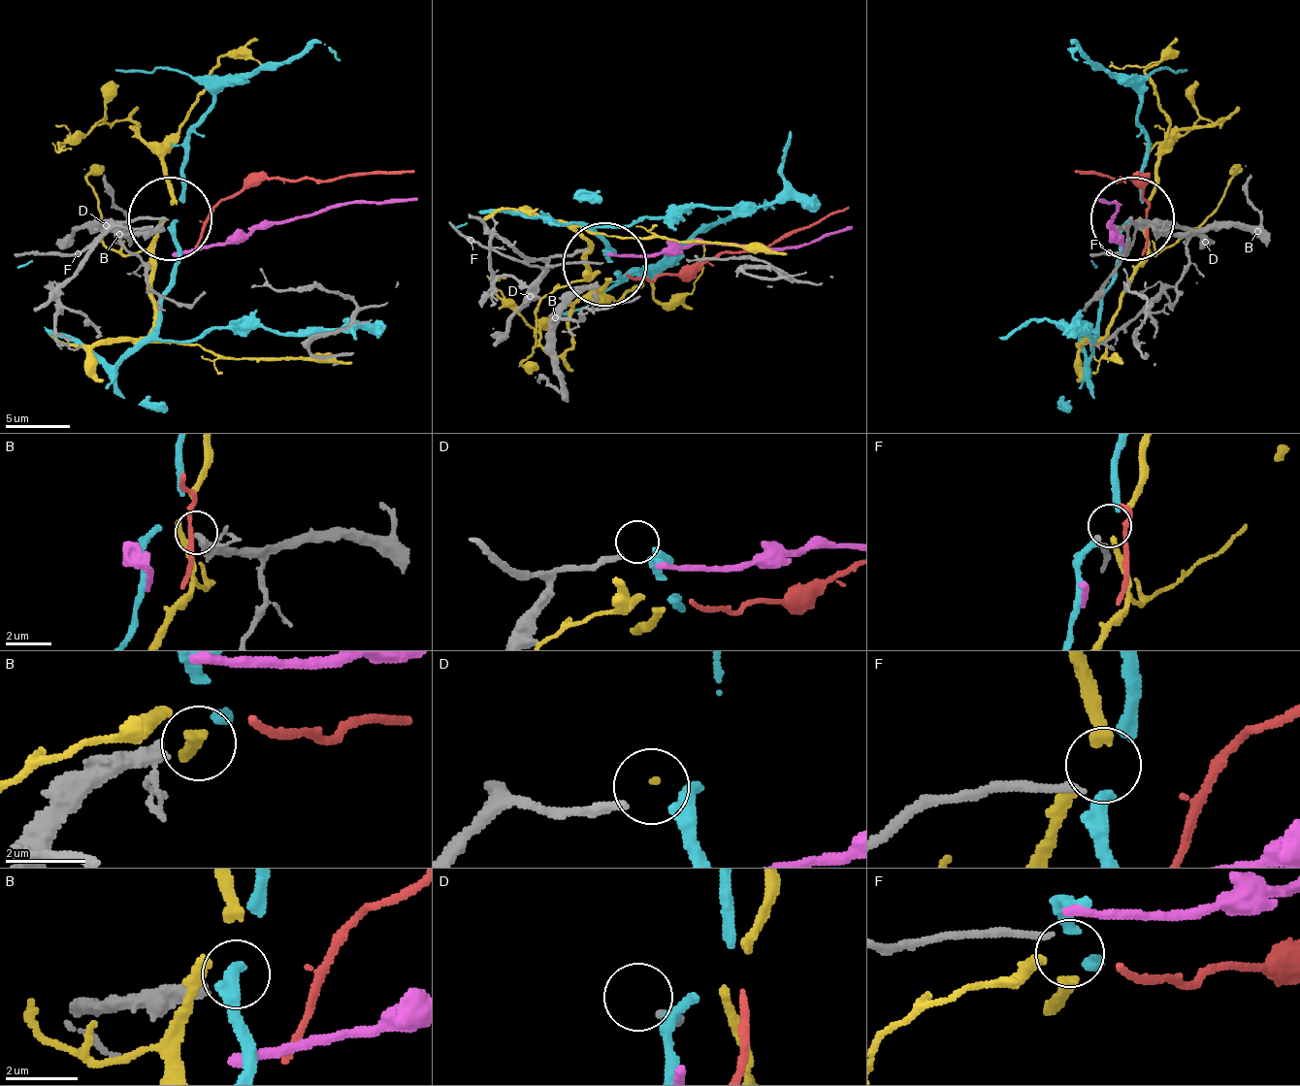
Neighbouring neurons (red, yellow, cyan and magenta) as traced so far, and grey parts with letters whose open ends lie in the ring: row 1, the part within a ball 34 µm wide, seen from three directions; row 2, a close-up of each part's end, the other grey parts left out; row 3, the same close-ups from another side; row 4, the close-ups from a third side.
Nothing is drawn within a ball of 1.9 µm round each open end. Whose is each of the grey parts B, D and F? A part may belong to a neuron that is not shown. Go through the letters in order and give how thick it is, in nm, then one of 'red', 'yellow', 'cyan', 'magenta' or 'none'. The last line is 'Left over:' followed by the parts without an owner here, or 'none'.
B: 320 nm | none
D: 260 nm | none
F: 200 nm | none
Left over: B, D, F

